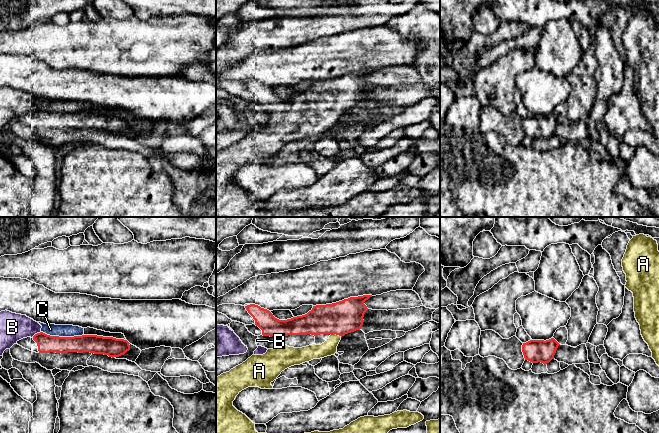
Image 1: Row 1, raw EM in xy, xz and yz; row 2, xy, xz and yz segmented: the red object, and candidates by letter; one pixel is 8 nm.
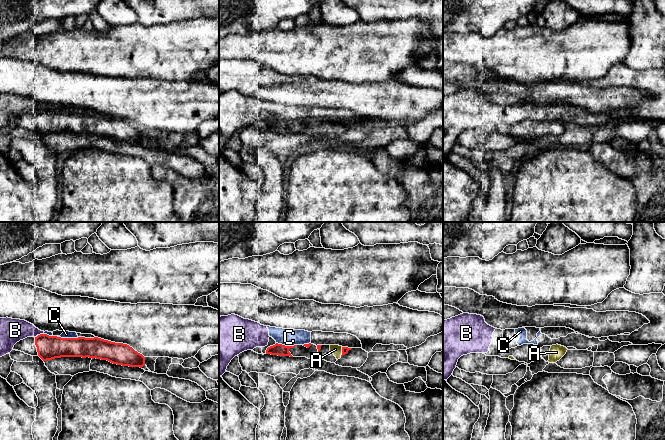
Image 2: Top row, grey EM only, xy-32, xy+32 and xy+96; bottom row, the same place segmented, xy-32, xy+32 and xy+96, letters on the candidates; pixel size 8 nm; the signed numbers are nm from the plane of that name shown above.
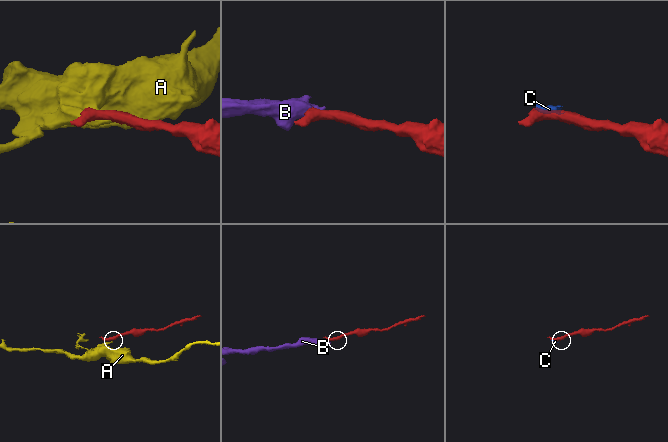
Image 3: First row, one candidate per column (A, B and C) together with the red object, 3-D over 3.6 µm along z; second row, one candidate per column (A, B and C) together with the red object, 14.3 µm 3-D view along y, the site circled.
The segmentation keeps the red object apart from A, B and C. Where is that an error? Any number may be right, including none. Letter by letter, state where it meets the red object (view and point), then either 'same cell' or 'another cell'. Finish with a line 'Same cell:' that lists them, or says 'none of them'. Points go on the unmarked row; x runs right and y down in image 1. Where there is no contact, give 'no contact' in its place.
A: xz (336, 110) | same cell
B: xy (37, 109) | another cell
C: xy (62, 113) | another cell
Same cell: A

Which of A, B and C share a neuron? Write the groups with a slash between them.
A / B C

